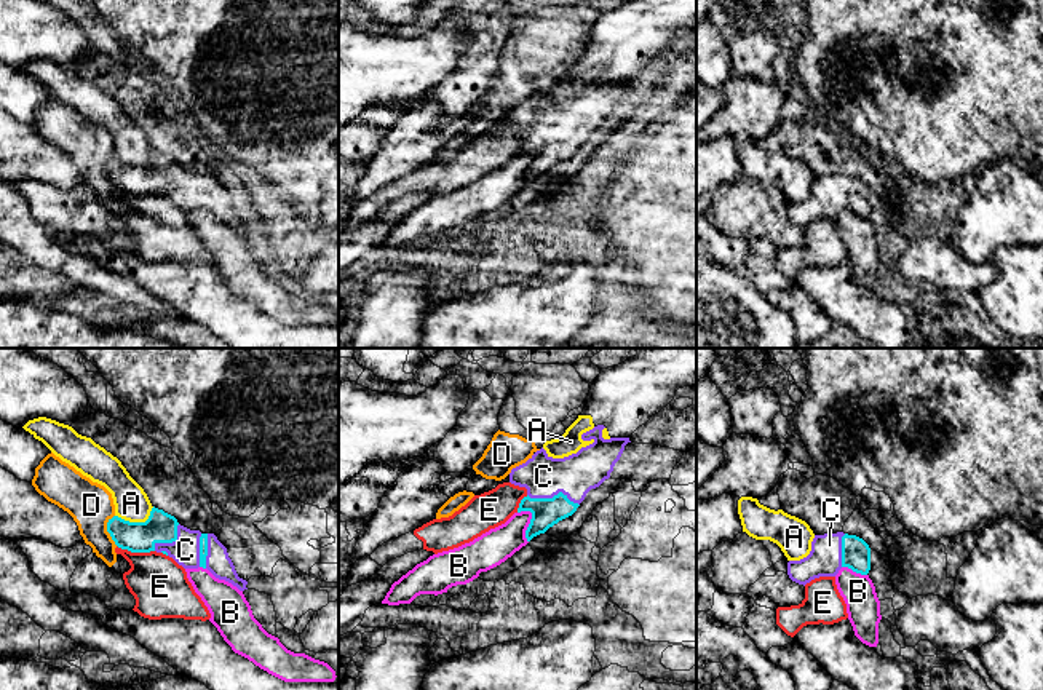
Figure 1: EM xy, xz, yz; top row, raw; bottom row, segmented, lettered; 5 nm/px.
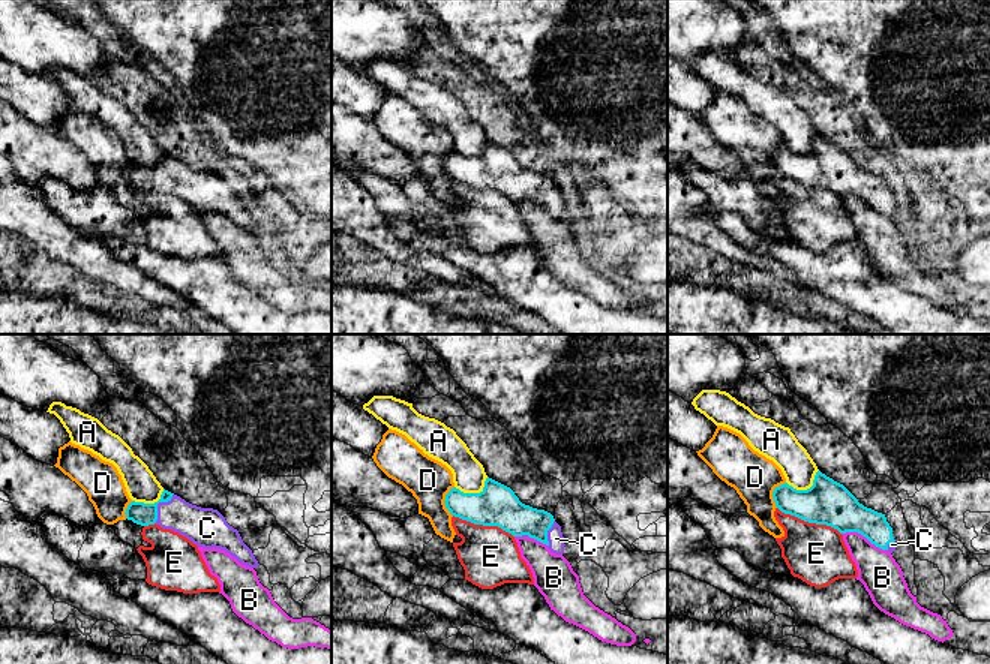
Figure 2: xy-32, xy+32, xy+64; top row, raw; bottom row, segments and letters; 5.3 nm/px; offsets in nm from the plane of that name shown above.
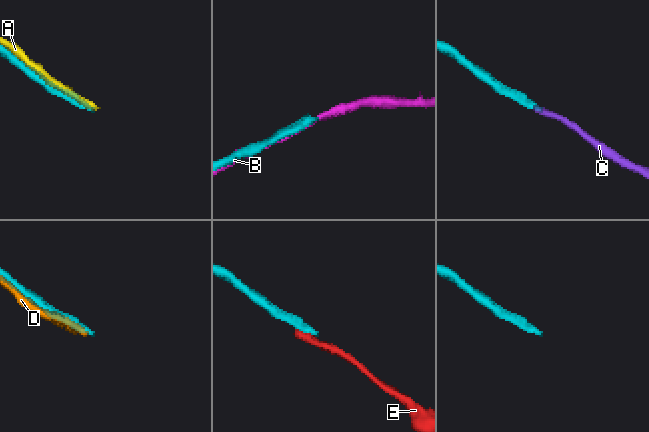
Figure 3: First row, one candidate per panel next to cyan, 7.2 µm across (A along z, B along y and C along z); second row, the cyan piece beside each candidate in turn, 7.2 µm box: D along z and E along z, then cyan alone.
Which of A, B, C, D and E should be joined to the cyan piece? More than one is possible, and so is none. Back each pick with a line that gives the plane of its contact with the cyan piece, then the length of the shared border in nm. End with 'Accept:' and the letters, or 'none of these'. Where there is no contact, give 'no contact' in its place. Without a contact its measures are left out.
C: xz | 280 nm
Accept: C

